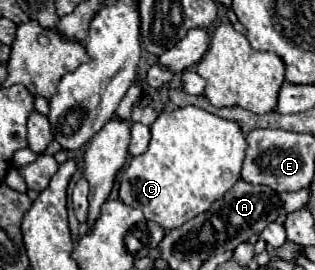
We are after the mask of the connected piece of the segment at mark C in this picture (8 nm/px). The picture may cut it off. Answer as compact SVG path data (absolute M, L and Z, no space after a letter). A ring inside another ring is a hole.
M185 106L171 112L161 112L151 126L151 142L147 152L133 156L131 164L121 174L119 200L133 208L139 208L147 220L159 224L163 230L179 228L195 216L207 212L213 202L221 200L225 192L241 178L241 164L245 158L245 136L237 122L213 116L197 106Z

